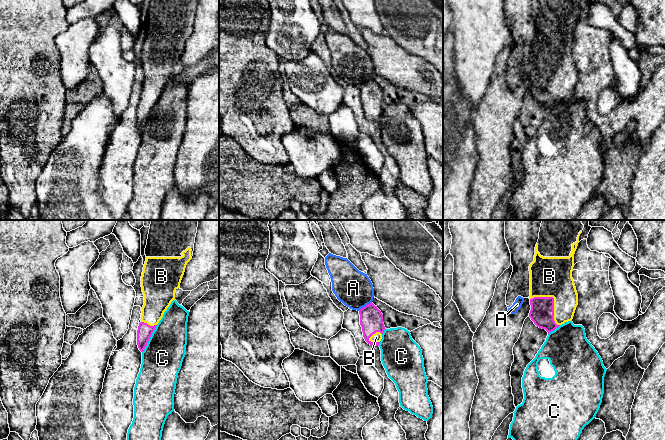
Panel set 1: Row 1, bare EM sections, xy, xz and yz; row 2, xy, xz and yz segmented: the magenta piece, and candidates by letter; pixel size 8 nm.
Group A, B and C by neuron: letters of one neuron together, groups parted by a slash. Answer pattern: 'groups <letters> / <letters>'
groups A / B / C

